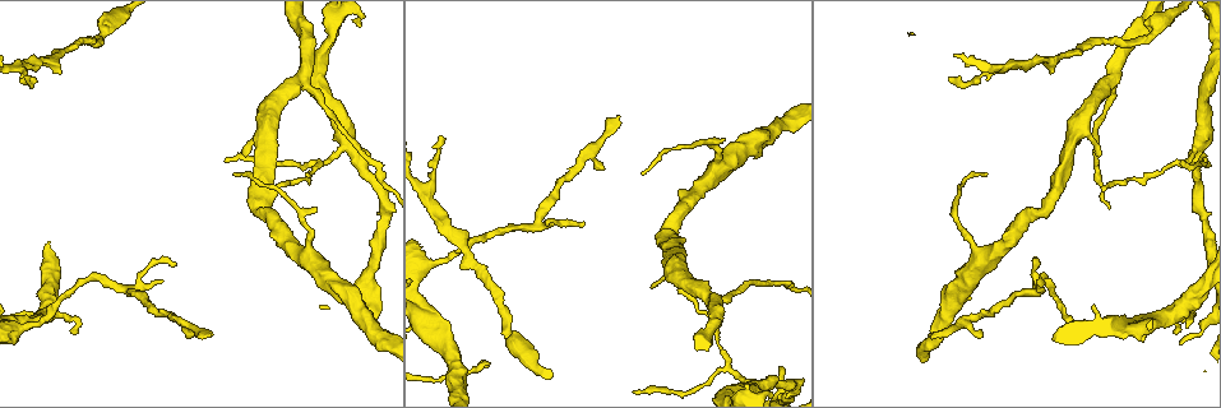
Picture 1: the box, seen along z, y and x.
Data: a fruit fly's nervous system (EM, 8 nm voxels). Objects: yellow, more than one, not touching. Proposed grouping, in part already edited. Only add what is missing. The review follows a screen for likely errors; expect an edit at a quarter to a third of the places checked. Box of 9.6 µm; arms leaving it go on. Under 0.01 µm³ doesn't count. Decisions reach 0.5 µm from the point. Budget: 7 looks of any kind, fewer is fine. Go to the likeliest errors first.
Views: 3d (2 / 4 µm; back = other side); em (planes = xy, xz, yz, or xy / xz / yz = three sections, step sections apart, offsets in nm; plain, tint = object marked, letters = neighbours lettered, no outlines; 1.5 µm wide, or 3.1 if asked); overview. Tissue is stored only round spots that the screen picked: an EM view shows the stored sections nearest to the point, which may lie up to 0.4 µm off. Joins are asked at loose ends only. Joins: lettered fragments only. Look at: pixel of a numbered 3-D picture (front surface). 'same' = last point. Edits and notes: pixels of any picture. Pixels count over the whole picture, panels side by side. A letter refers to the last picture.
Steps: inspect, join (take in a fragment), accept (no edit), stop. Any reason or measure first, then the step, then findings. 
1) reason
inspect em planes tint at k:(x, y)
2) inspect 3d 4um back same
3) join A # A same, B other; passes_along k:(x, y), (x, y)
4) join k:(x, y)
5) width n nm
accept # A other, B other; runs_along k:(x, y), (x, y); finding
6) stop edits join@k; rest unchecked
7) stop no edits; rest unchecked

an open end
inspect em xy step 4 letters at 1:(210, 332)

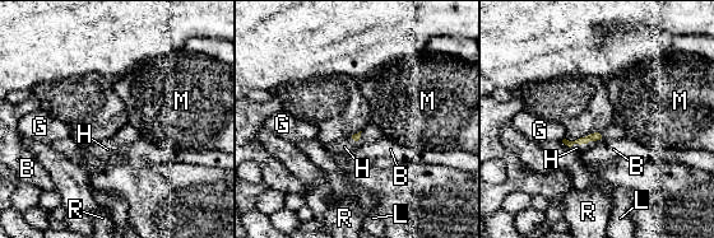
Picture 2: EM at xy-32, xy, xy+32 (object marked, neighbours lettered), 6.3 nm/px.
join H # B other, G other, H same, L other, M other, R other; passes_along 2:(598, 135), (584, 143), (576, 148); it goes on there

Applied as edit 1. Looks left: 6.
see it whole again
inspect overview

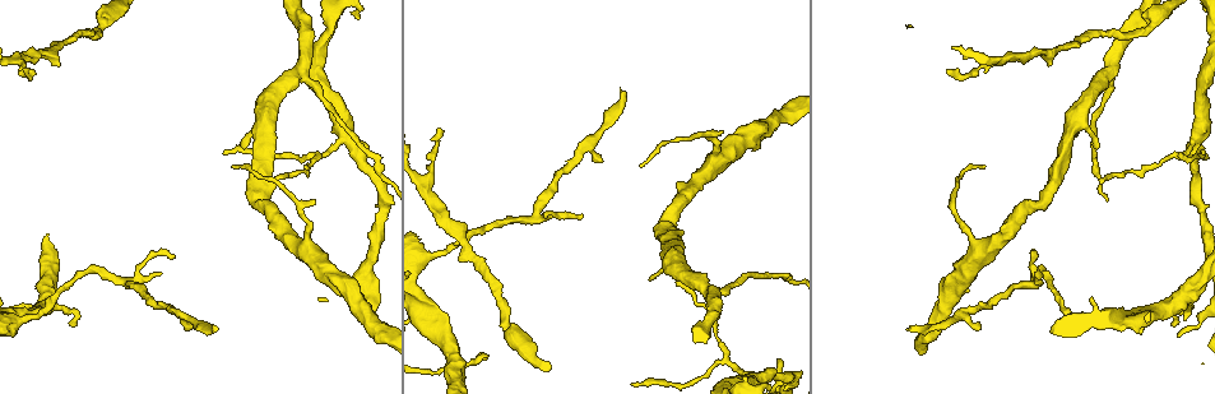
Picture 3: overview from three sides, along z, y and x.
inspect 3d 2um at 3:(777, 360)

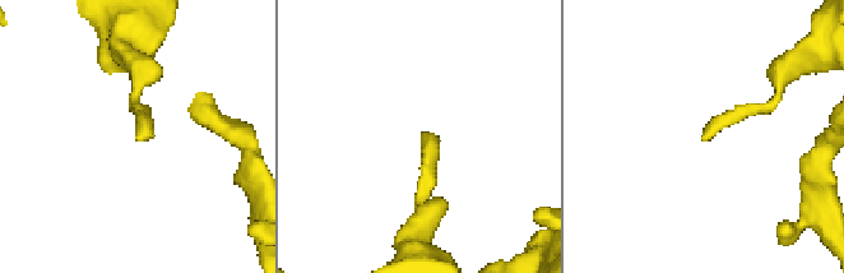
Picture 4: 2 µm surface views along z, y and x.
now the EM
inspect em planes letters at 4:(424, 139)

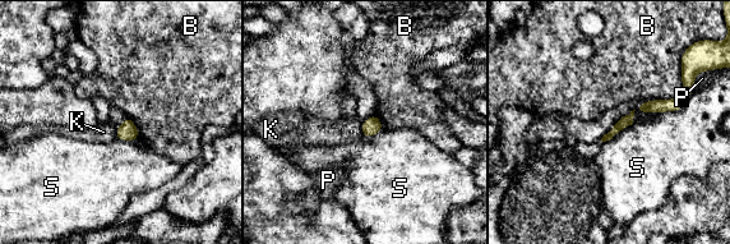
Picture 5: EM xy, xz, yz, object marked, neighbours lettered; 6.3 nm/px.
accept # B other, K other, P other, S other; runs_along 5:(679, 104), (637, 109), (606, 137); none of them fits

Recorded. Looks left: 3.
tapers out
inspect em planes letters at 3:(438, 129)

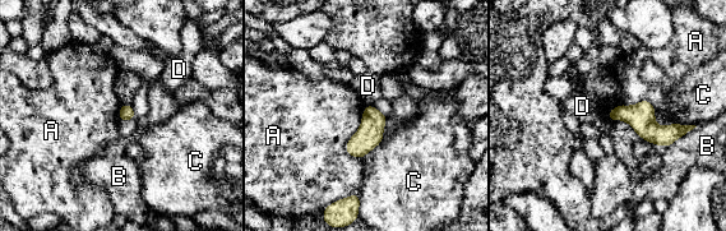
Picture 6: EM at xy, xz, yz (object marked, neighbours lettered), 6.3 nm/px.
longest_contact A 340 nm
accept # A other, B other, C other, D other; runs_along 6:(610, 116), (685, 129); none of them fits

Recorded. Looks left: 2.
stop edits join@2; rest unchecked

